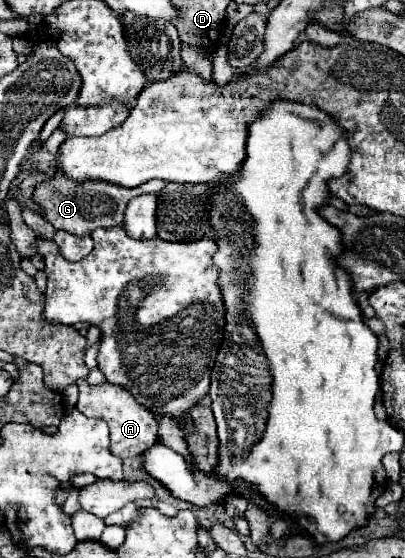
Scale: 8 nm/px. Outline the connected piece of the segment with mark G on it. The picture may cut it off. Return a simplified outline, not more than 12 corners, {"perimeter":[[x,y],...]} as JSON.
{"perimeter":[[62,174],[34,190],[46,220],[80,238],[118,226],[128,200],[160,194],[164,182],[134,190],[72,182]]}

